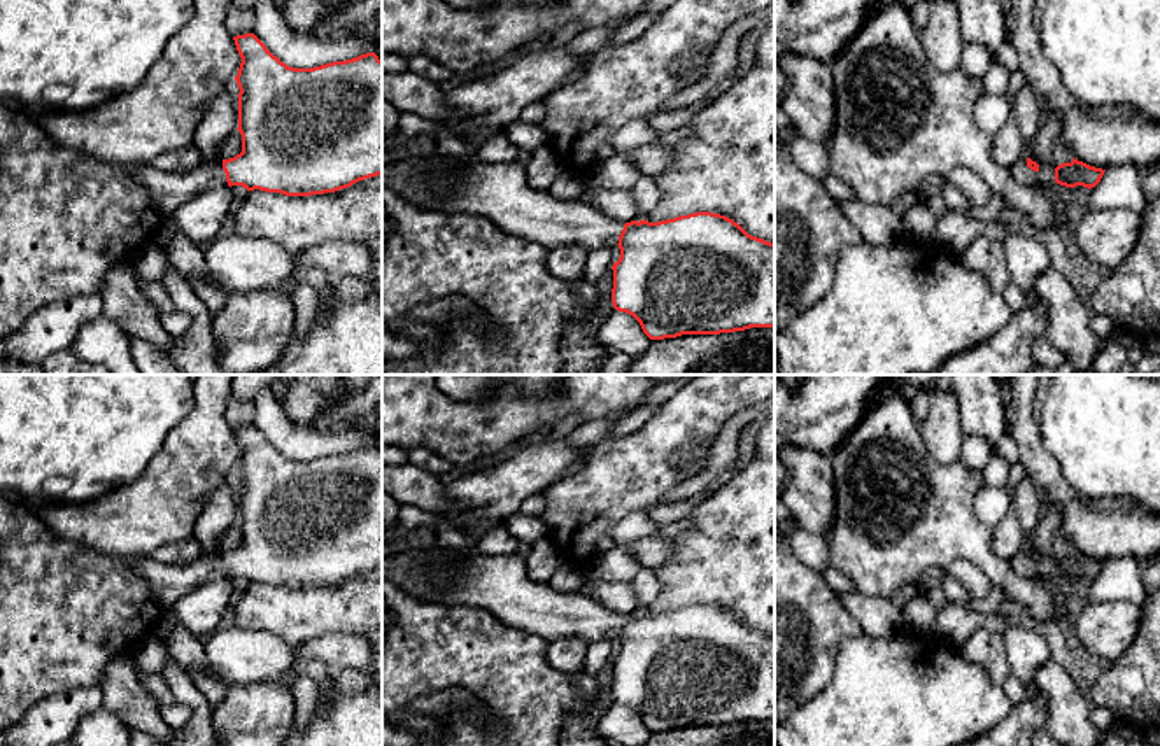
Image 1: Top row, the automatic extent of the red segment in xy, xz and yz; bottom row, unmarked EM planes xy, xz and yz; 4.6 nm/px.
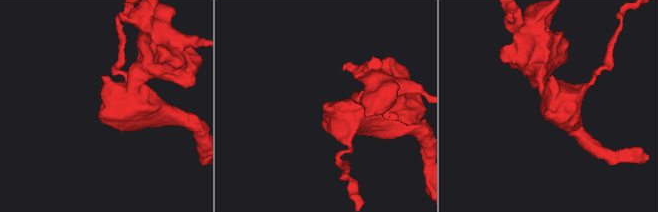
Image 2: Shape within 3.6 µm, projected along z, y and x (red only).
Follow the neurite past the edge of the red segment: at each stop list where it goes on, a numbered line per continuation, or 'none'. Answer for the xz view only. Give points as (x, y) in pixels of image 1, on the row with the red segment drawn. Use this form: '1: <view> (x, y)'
1: xz (498, 191)

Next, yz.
1: yz (1020, 172)

